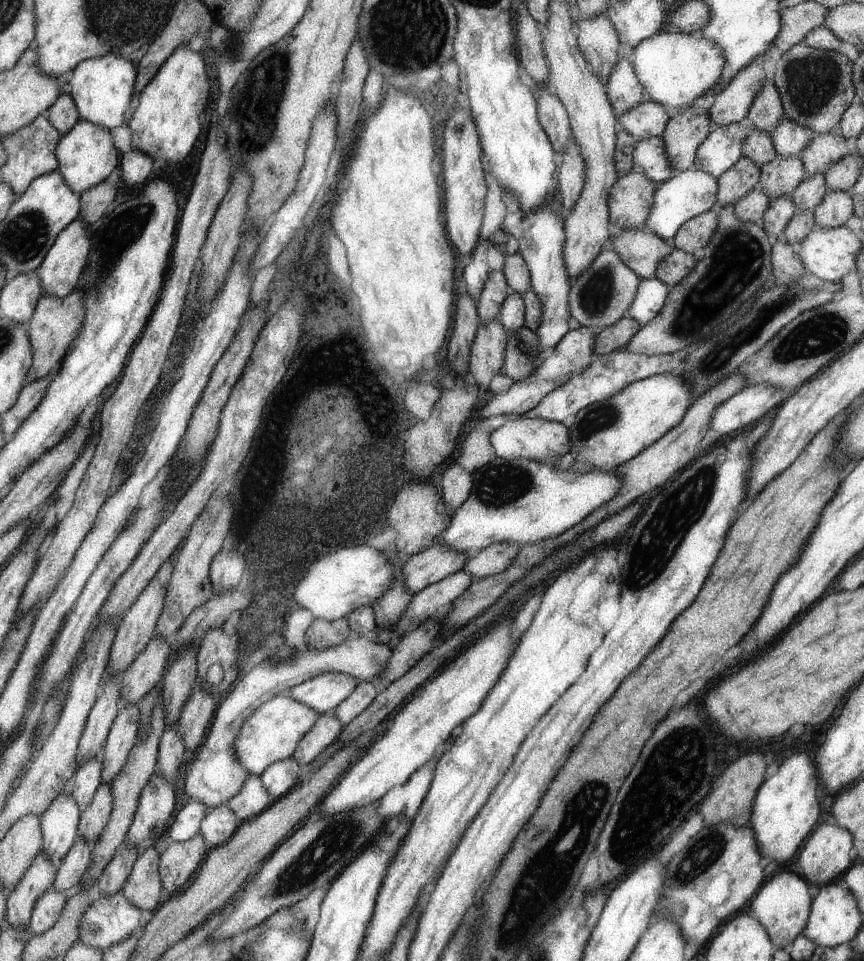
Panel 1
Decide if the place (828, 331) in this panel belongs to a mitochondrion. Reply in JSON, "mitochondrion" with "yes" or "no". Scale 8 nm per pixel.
{"mitochondrion":"yes"}

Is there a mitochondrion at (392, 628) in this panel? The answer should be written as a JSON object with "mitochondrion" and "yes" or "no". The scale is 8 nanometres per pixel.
{"mitochondrion":"no"}

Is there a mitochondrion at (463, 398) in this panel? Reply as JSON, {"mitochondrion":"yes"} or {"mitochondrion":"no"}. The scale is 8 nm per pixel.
{"mitochondrion":"no"}

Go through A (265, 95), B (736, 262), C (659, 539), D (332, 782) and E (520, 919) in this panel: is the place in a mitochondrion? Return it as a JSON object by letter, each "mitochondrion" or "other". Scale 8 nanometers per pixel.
{"A":"mitochondrion","B":"mitochondrion","C":"mitochondrion","D":"other","E":"mitochondrion"}

